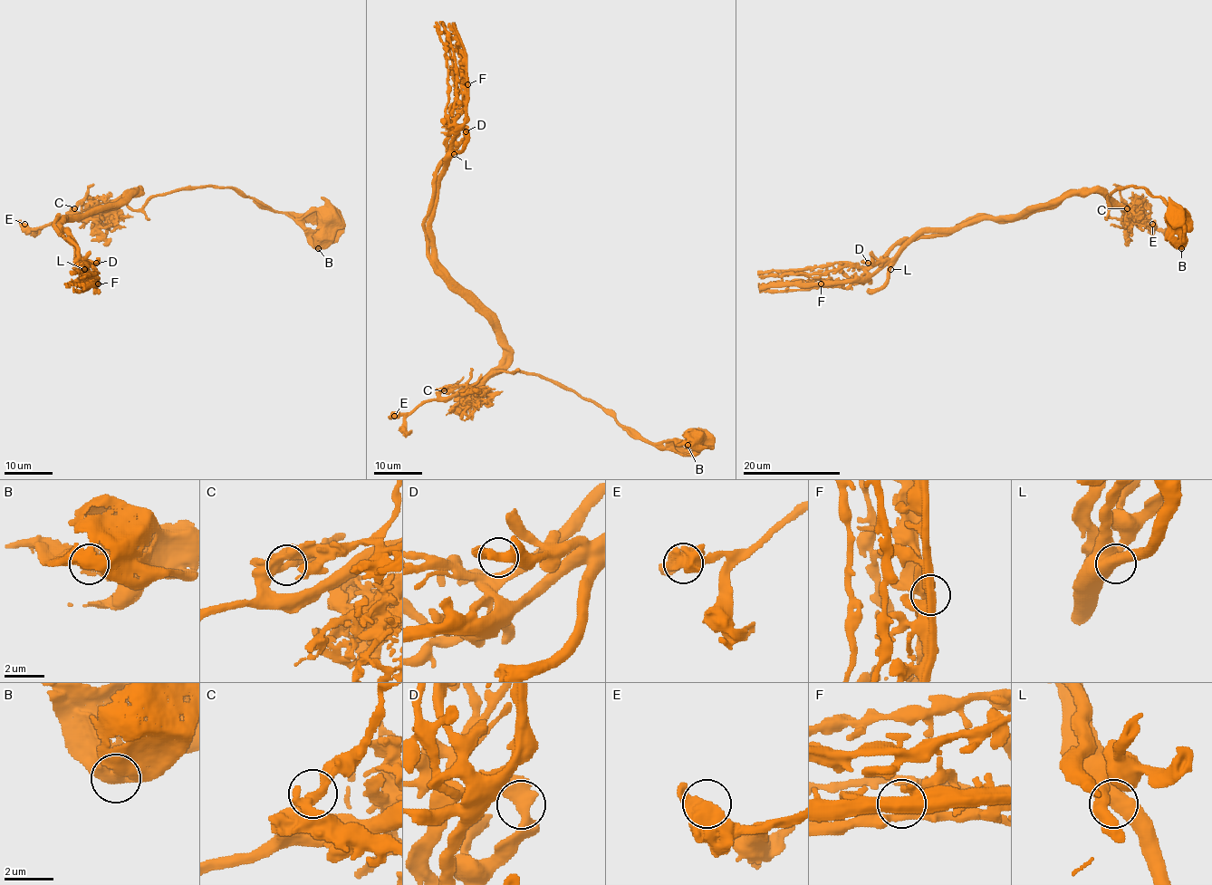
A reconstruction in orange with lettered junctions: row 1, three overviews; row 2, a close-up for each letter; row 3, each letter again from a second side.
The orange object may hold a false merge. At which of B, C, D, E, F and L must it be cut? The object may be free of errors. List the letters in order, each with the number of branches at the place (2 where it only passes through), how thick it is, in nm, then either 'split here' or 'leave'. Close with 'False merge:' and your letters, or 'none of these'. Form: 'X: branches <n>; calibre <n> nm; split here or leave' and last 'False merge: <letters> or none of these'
B: branches 2; calibre 460 nm; leave
C: branches 2; calibre 440 nm; leave
D: branches 2; calibre 550 nm; leave
E: branches 2; calibre 550 nm; leave
F: branches 2; calibre 480 nm; split here
L: branches 2; calibre 550 nm; leave
False merge: F

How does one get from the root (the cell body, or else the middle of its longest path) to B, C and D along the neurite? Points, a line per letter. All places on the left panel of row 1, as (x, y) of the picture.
B: (330, 216), (318, 248)
C: (330, 216), (312, 210), (292, 219), (214, 186), (157, 195), (140, 209), (112, 203), (81, 216), (74, 208)
D: (330, 216), (292, 219), (214, 186), (131, 209), (132, 192), (61, 224), (96, 263)

